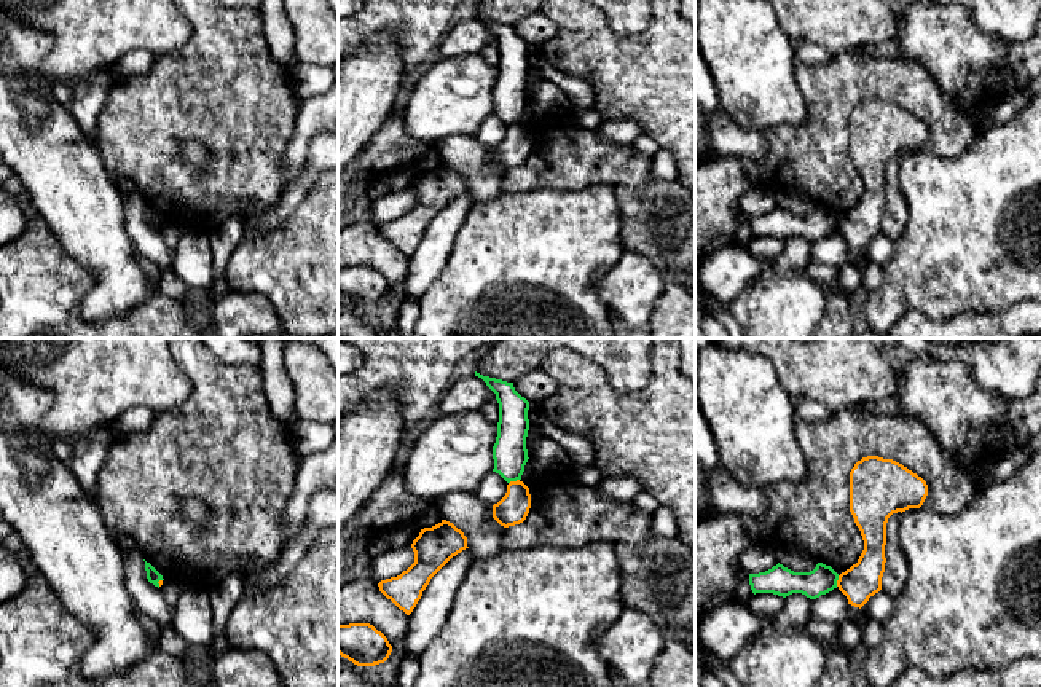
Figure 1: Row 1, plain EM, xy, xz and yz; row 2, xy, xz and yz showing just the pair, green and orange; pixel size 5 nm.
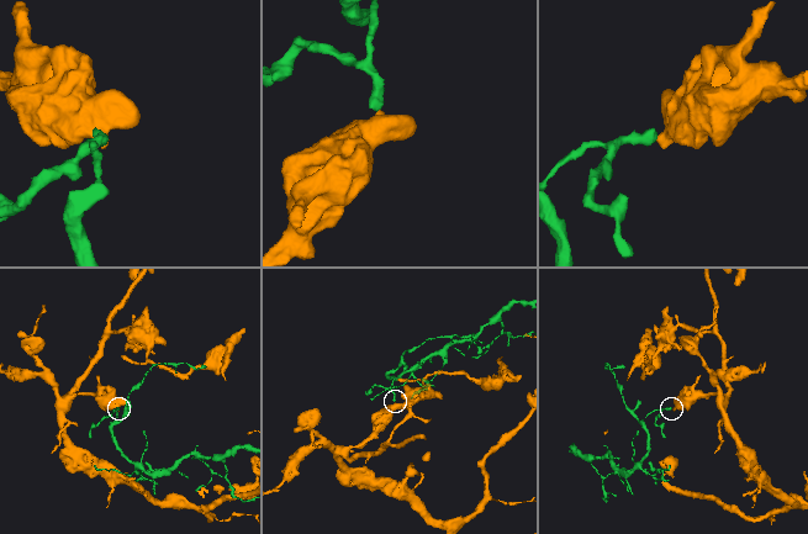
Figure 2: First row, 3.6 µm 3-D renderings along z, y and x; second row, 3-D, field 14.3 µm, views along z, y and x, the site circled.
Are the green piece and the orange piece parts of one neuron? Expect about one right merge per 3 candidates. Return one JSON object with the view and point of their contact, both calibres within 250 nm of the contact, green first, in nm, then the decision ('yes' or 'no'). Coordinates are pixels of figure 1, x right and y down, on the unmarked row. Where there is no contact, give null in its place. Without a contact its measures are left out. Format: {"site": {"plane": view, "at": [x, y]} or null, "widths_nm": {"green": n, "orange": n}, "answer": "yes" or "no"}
{"site": {"plane": "xz", "at": [514, 123]}, "widths_nm": {"green": 170, "orange": 160}, "answer": "no"}

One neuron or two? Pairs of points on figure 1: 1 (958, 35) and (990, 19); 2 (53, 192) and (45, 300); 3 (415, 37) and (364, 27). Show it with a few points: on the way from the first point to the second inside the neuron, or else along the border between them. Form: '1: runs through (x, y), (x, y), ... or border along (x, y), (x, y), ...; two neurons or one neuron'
1: border along (971, 16), (984, 31), (1011, 42); two neurons
2: border along (39, 214), (59, 244), (74, 259); two neurons
3: runs through (402, 24), (377, 23); one neuron

